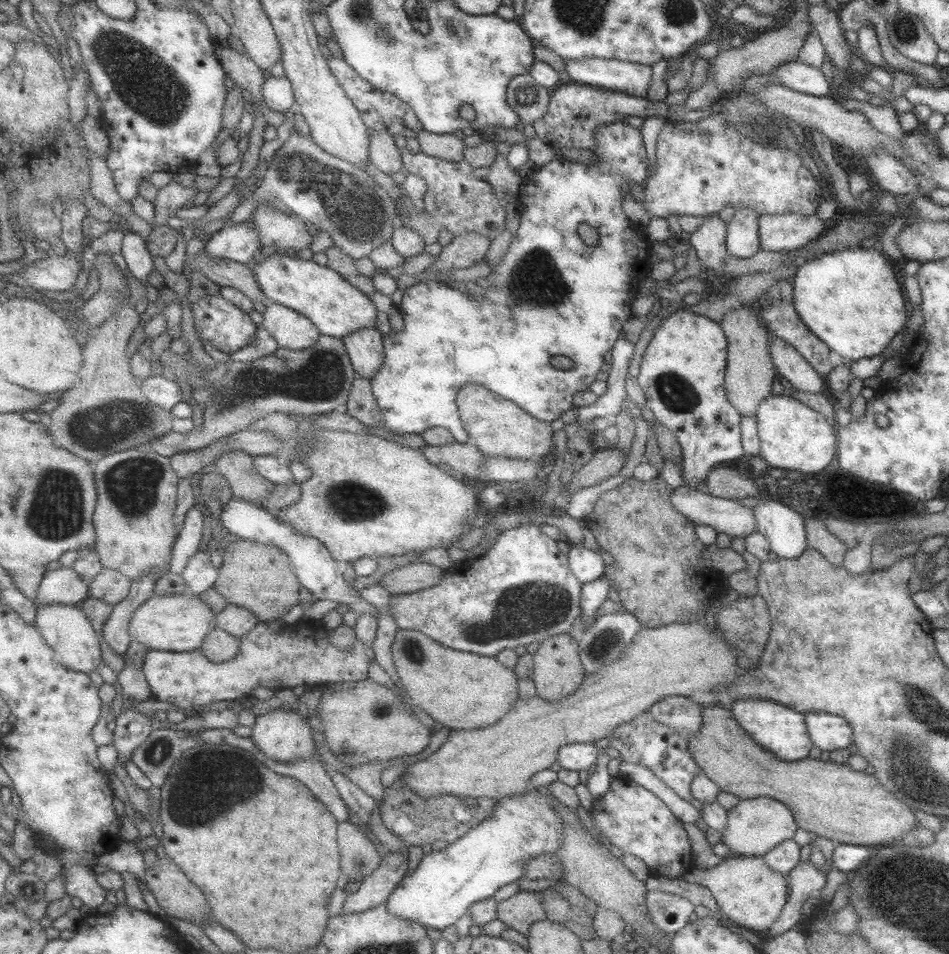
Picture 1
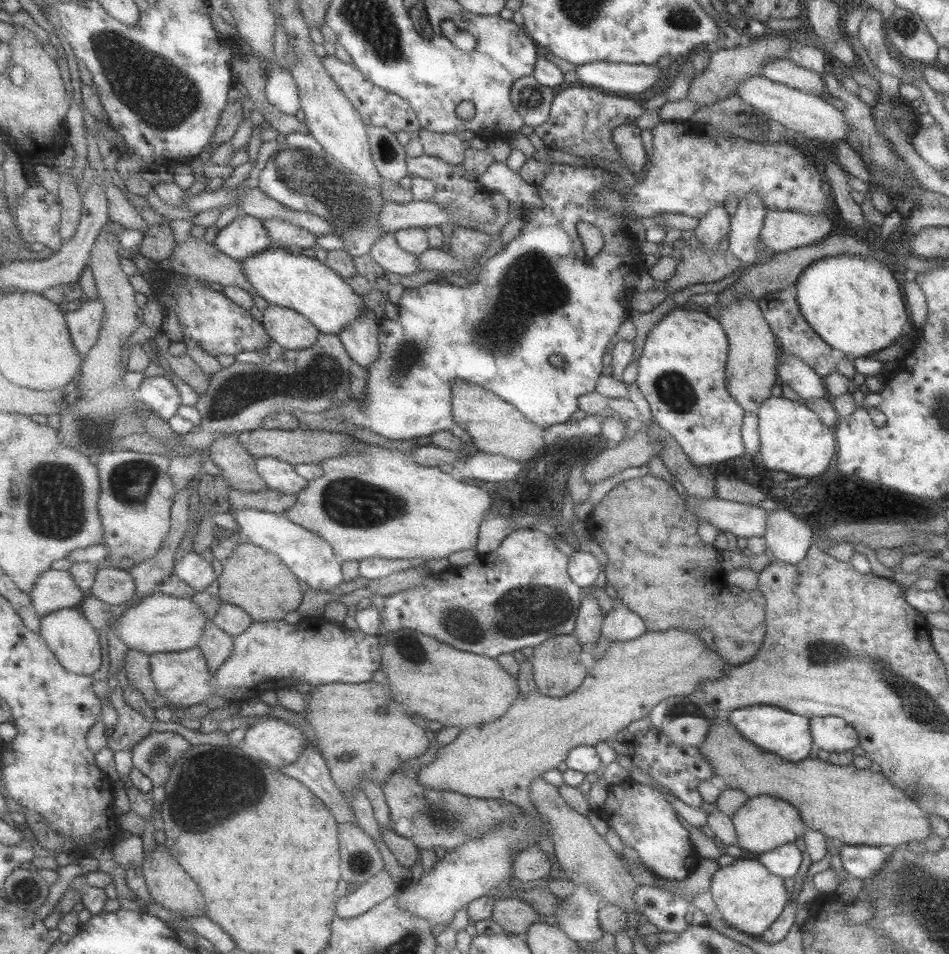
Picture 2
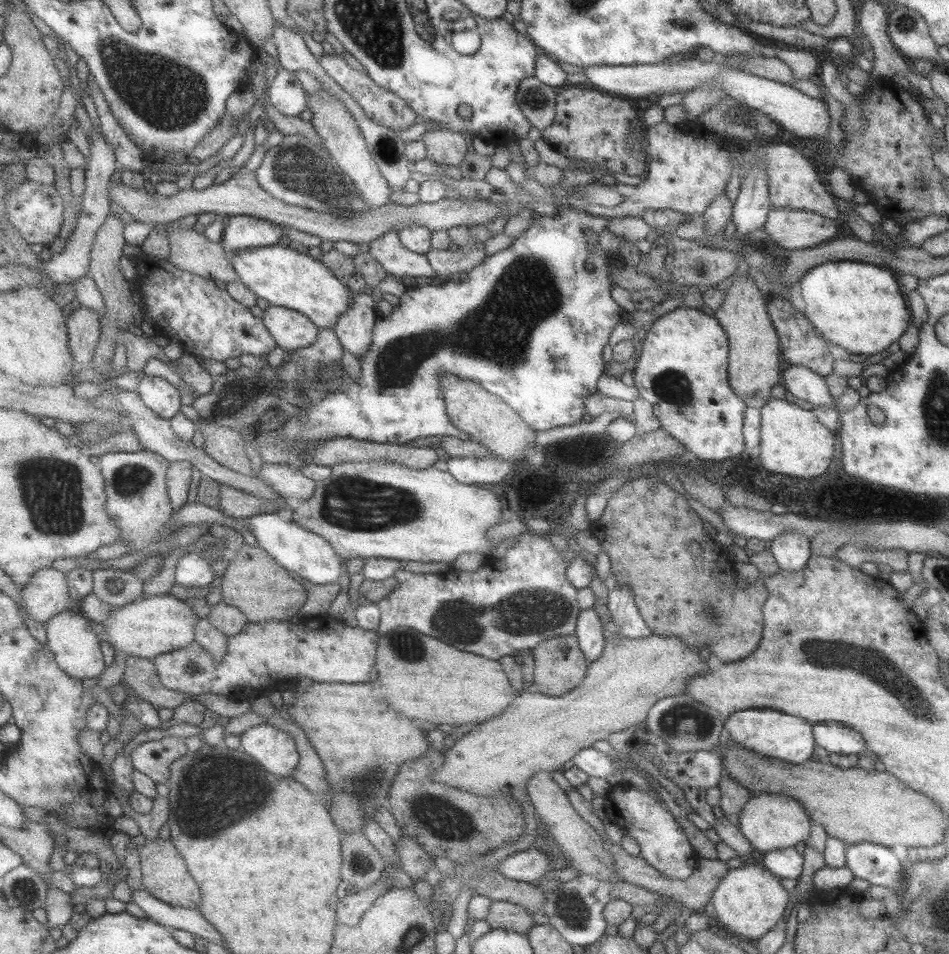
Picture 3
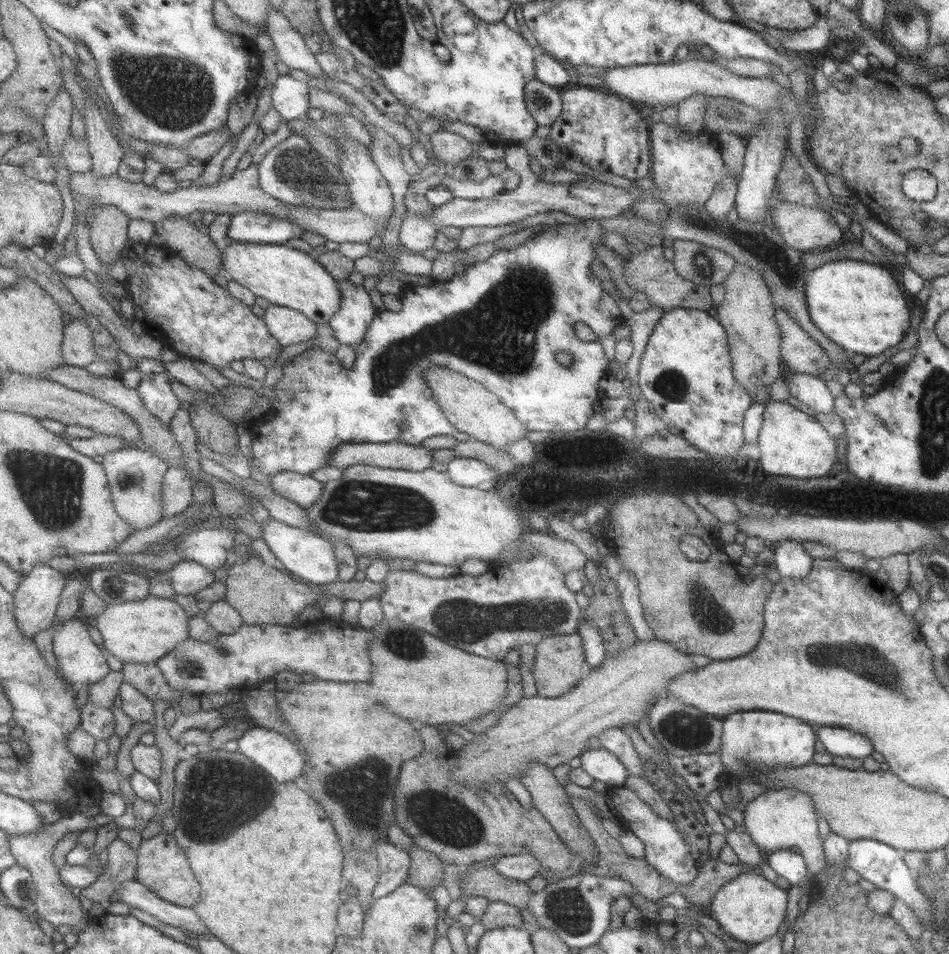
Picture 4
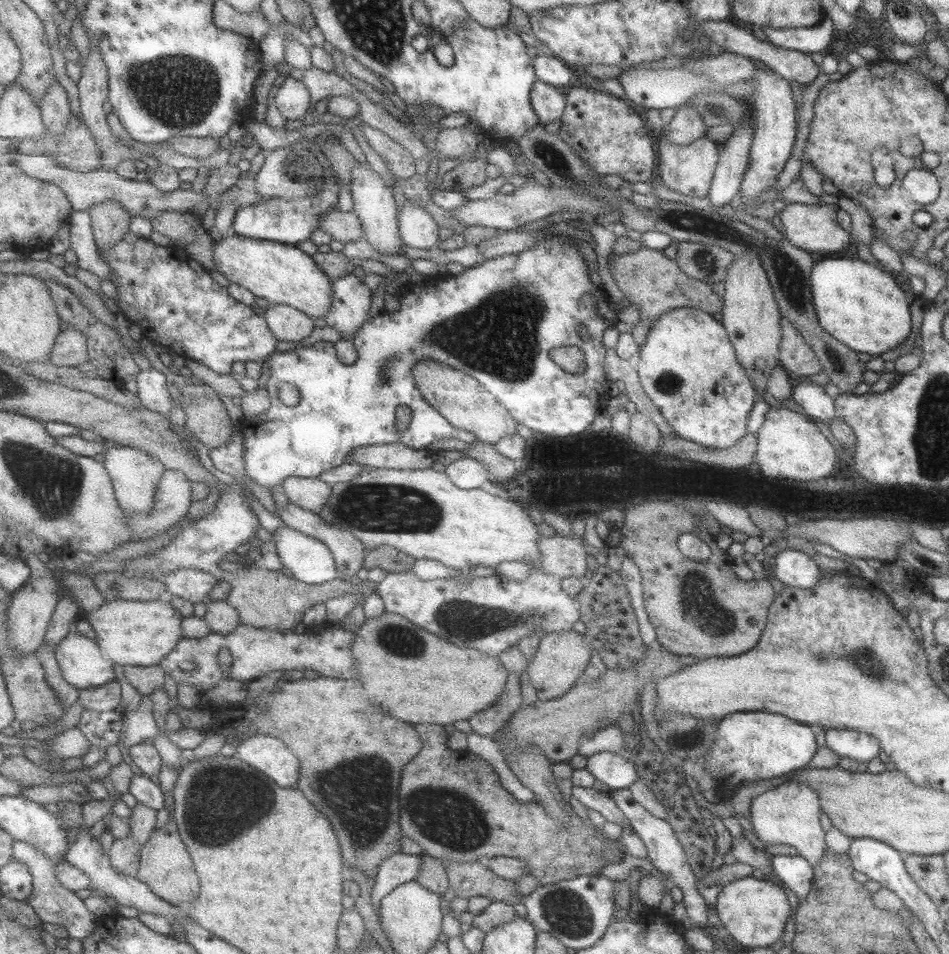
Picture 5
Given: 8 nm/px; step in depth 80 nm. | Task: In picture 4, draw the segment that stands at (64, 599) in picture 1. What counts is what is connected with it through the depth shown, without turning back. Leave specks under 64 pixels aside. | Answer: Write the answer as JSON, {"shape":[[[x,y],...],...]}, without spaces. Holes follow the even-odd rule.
{"shape":[[[37,565],[29,576],[21,582],[16,600],[16,619],[21,630],[34,640],[36,632],[51,630],[57,616],[61,596],[66,588],[68,575],[52,568],[50,565]]]}

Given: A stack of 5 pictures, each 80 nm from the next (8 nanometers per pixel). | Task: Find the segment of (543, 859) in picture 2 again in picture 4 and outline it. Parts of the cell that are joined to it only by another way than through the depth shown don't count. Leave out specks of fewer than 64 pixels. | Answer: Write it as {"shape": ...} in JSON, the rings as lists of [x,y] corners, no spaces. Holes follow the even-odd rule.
{"shape":[[[529,853],[501,855],[493,860],[495,864],[492,866],[501,876],[523,883],[537,875],[540,870],[539,859]]]}

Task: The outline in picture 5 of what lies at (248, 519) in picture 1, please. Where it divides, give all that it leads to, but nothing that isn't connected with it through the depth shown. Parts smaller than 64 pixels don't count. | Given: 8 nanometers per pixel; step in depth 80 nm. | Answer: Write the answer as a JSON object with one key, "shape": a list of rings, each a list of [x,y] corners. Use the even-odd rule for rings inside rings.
{"shape":[[[290,527],[277,529],[273,534],[278,557],[296,580],[321,585],[341,576],[325,542]]]}

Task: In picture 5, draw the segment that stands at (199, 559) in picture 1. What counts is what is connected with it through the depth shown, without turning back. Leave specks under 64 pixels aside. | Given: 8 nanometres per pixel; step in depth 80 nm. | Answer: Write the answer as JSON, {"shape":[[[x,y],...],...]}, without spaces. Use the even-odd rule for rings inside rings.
{"shape":[[[199,569],[175,570],[173,573],[158,575],[163,583],[169,587],[169,596],[179,596],[191,600],[193,604],[206,603],[207,594],[213,592],[213,586],[219,583],[214,574]]]}

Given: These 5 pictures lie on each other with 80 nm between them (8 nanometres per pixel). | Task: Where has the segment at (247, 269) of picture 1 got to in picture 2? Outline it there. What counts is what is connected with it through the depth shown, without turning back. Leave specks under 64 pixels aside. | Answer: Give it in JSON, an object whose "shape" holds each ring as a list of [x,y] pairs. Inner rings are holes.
{"shape":[[[205,238],[188,239],[174,249],[173,270],[186,277],[191,275],[202,279],[217,281],[226,286],[240,286],[249,292],[255,290],[249,277],[244,273],[242,262],[231,258],[214,243]]]}

